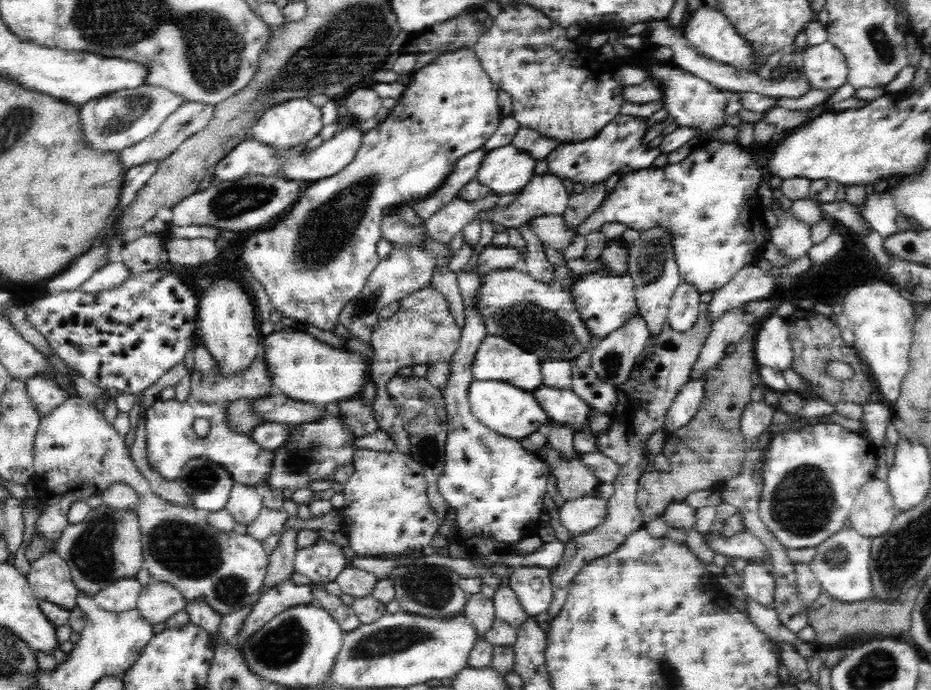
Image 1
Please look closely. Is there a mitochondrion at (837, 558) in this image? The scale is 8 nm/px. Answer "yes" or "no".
yes

